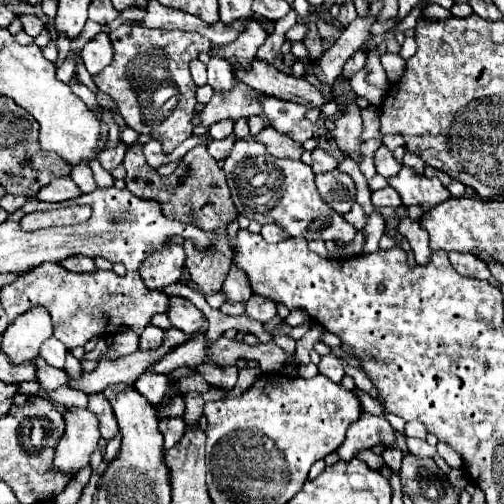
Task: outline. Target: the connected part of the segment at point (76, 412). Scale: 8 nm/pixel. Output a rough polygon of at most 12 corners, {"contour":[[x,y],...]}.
{"contour":[[68,407],[54,465],[74,475],[98,445],[98,419]]}

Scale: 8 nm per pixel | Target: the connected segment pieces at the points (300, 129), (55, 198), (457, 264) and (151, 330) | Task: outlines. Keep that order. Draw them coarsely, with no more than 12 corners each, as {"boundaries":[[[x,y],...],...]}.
{"boundaries":[[[264,97],[270,125],[296,143],[314,135],[308,105]],[[70,177],[54,179],[36,199],[58,203],[74,199],[80,189]],[[448,253],[464,277],[488,279],[488,265],[472,253]],[[148,327],[140,333],[138,347],[148,351],[162,343],[164,331]]]}

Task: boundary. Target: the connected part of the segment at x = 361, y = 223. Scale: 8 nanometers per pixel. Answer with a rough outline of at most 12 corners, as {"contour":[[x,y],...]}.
{"contour":[[356,203],[344,215],[352,223],[358,231],[366,227],[364,209]]}

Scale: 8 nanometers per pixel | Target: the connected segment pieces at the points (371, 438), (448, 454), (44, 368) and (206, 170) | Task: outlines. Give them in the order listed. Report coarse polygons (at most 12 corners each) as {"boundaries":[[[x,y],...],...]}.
{"boundaries":[[[362,413],[350,423],[340,459],[394,441],[394,427],[380,415]],[[438,443],[440,457],[450,467],[462,467],[462,457],[448,445]],[[34,359],[36,381],[44,391],[68,385],[64,369]],[[206,145],[170,177],[126,151],[126,189],[202,231],[236,219],[224,171]]]}

